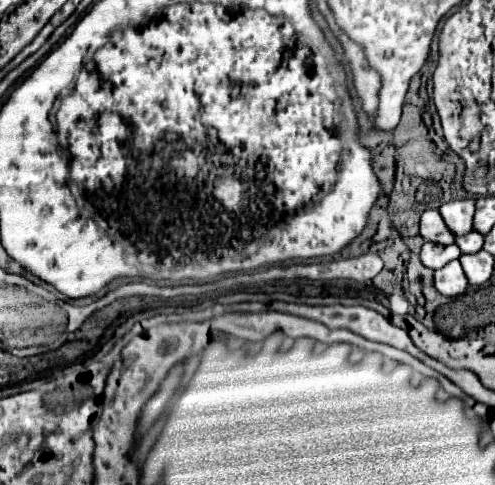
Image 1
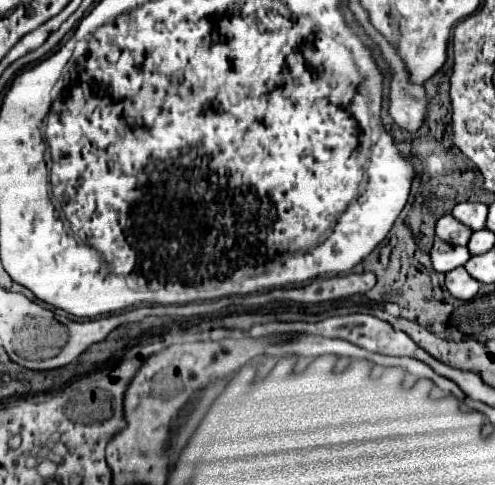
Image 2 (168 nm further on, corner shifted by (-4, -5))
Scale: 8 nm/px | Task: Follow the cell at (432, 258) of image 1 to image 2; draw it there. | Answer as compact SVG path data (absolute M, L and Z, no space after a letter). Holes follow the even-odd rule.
M435 240L431 248L431 262L437 272L451 272L457 266L463 266L471 258L467 246L453 246L443 240Z

